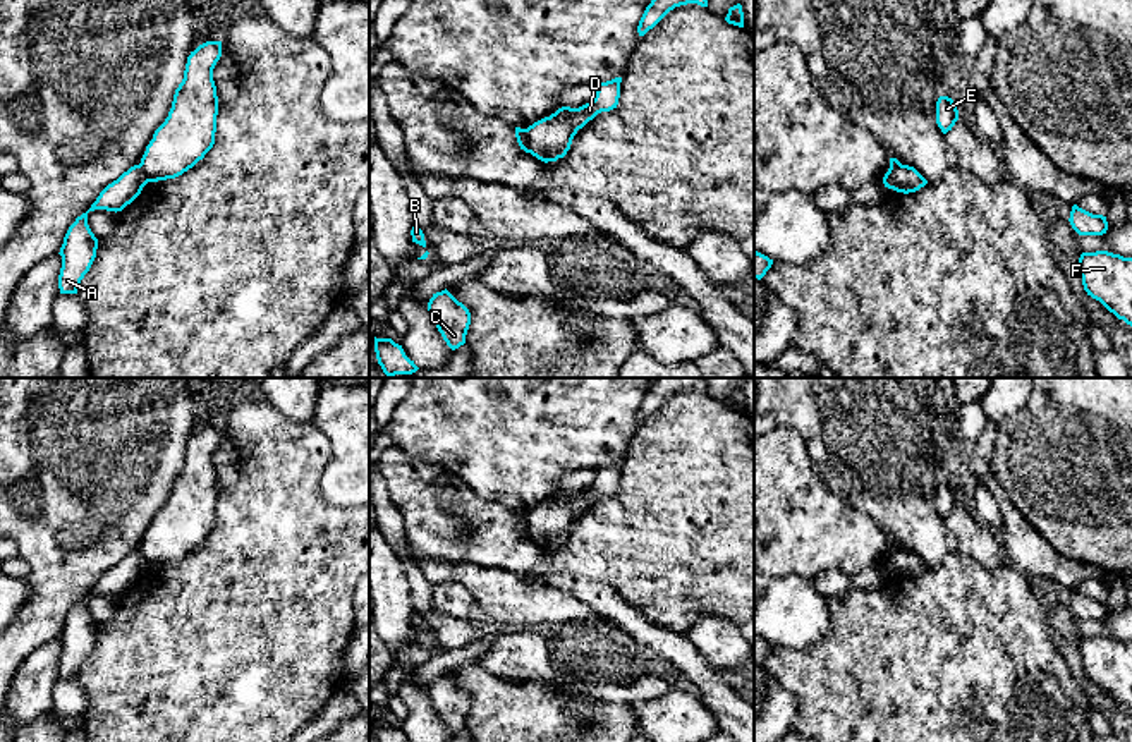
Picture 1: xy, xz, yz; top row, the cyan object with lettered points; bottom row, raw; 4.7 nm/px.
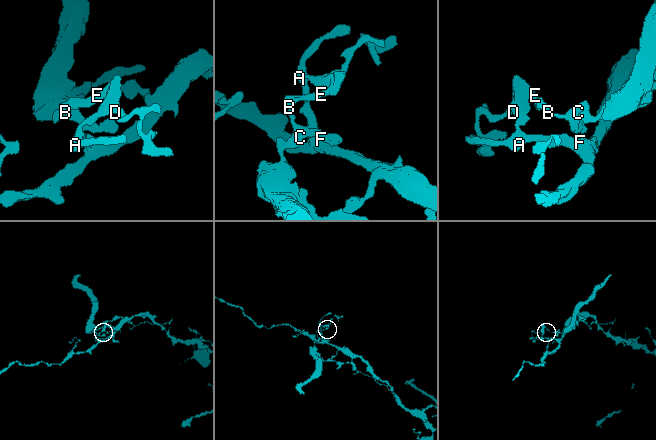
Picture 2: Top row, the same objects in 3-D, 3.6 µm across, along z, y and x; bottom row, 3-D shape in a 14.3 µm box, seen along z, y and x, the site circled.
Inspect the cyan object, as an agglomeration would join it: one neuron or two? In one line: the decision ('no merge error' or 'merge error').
merge error

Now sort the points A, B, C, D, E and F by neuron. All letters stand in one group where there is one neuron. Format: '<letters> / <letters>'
A F / B C D E

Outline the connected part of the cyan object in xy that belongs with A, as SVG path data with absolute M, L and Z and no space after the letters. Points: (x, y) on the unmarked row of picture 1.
M141 550L131 551L117 565L108 569L91 593L69 611L60 632L62 653L58 660L60 678L77 678L79 668L89 656L98 634L98 623L88 610L88 598L94 594L122 596L148 569Z

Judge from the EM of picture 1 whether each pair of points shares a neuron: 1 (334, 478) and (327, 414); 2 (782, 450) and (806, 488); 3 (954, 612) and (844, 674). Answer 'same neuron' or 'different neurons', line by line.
1: same neuron
2: same neuron
3: same neuron

